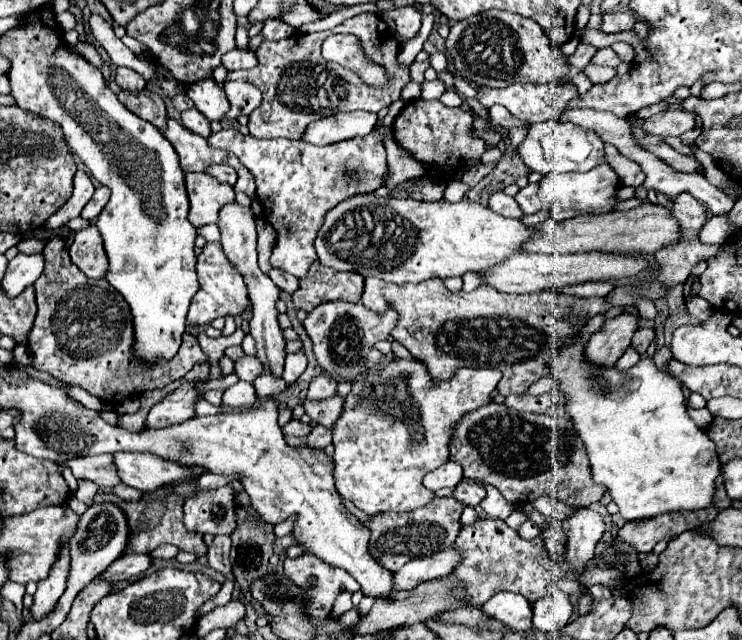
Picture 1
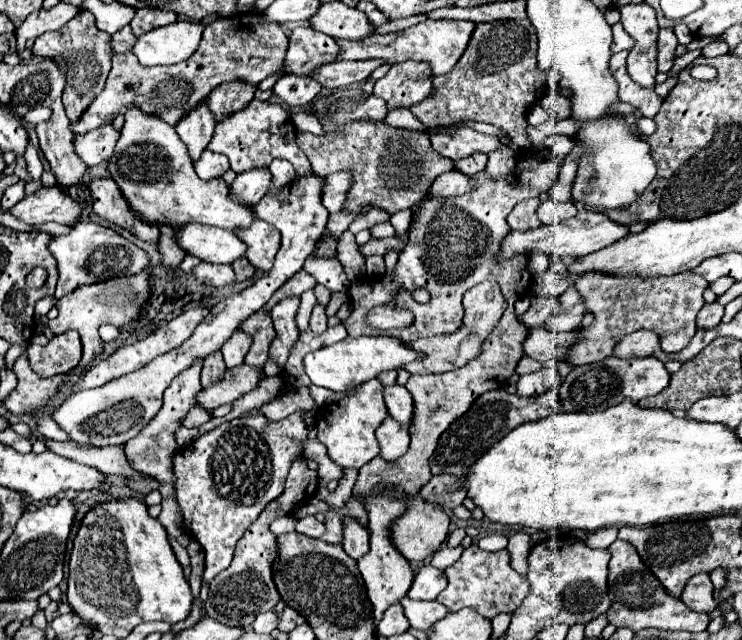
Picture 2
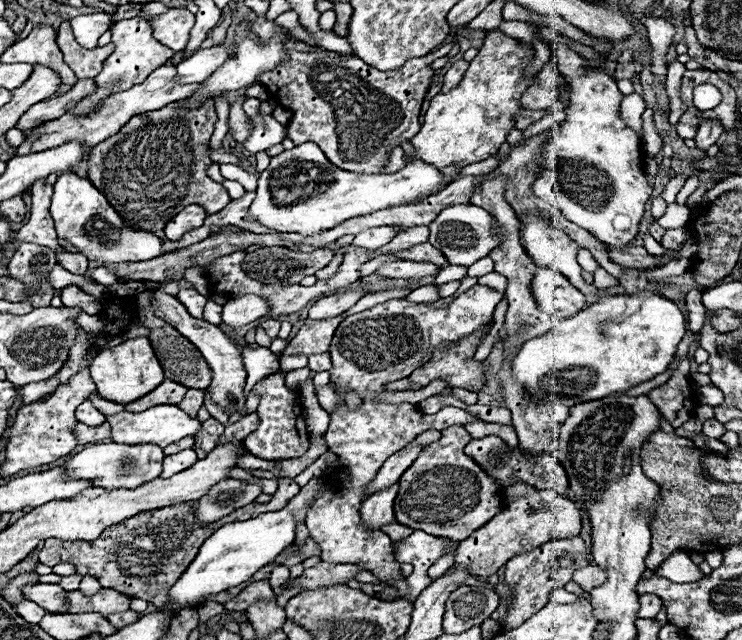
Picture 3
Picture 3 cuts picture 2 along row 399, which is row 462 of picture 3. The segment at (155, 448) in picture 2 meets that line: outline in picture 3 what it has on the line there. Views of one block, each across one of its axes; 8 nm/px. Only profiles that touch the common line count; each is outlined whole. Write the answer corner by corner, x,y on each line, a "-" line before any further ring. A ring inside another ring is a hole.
182,450
178,454
172,454
172,456
166,456
164,458
164,470
162,470
162,478
170,478
172,474
178,474
180,470
186,470
188,466
192,466
194,462
198,460
196,452
194,450

